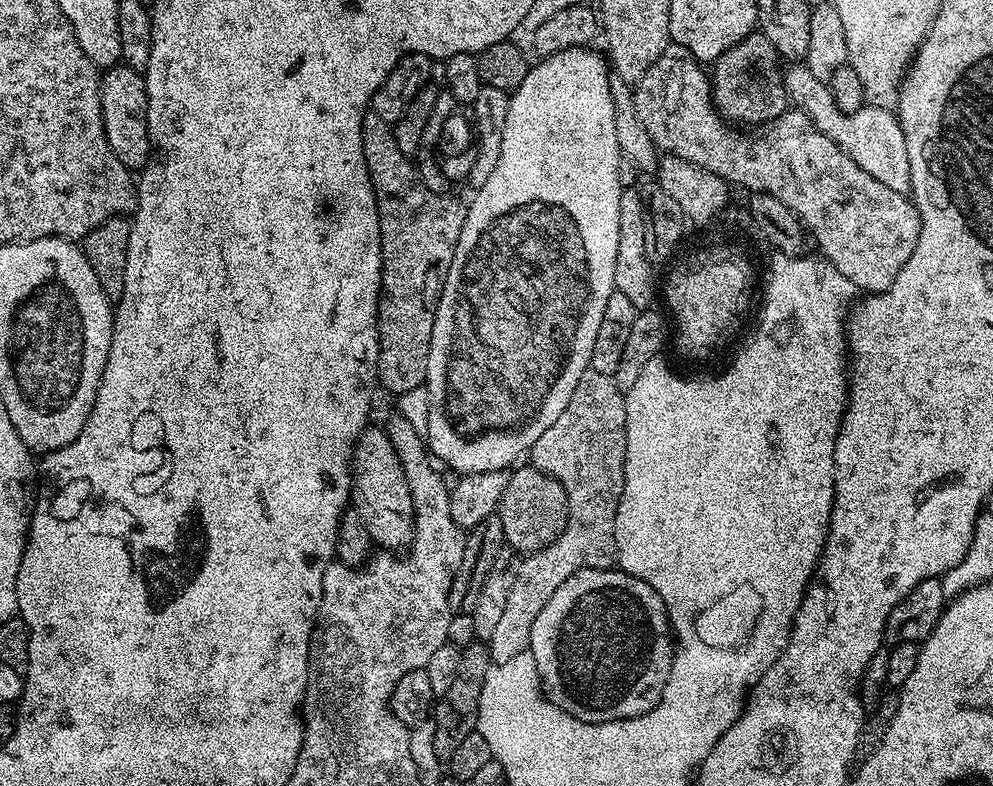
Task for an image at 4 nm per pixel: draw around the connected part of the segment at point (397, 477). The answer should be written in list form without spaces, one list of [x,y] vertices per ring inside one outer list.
[[[365,427],[352,447],[351,507],[370,530],[373,545],[384,550],[404,550],[411,544],[416,530],[416,511],[412,491],[402,462],[383,427]]]

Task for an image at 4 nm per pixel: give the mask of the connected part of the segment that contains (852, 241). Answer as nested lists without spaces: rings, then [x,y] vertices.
[[[669,43],[668,48],[658,58],[658,62],[654,62],[654,66],[650,66],[650,70],[646,70],[646,74],[642,74],[642,78],[635,81],[634,106],[638,110],[638,118],[642,118],[642,126],[646,126],[646,134],[650,134],[650,138],[656,144],[657,149],[661,153],[677,156],[686,162],[694,162],[694,166],[702,166],[706,170],[718,174],[729,185],[735,186],[737,184],[740,188],[749,188],[747,191],[752,194],[765,192],[774,198],[778,198],[778,202],[786,202],[786,206],[790,206],[792,213],[804,225],[807,235],[811,239],[812,236],[816,239],[817,246],[821,248],[819,251],[822,253],[823,259],[829,260],[838,270],[838,274],[844,275],[845,278],[850,278],[852,285],[861,293],[885,292],[894,282],[894,278],[898,278],[902,266],[906,266],[906,262],[910,259],[910,254],[914,254],[914,246],[918,246],[920,211],[916,209],[916,205],[912,203],[908,196],[903,196],[894,190],[889,190],[886,186],[882,186],[882,182],[878,182],[878,178],[870,178],[870,174],[866,174],[866,170],[862,170],[862,166],[858,166],[858,162],[854,162],[837,144],[830,138],[826,138],[826,134],[822,134],[817,130],[812,125],[812,119],[802,111],[789,110],[783,112],[778,118],[774,118],[768,124],[759,125],[755,130],[737,130],[717,112],[715,104],[712,103],[712,81],[706,68],[704,72],[704,68],[705,65],[693,58],[690,50],[686,50],[677,44]]]

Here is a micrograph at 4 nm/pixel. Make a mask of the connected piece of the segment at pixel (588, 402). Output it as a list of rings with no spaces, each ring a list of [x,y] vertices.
[[[591,370],[578,378],[566,410],[558,422],[534,442],[530,450],[531,467],[550,474],[566,490],[568,521],[566,530],[550,546],[525,555],[519,561],[514,590],[506,598],[506,610],[494,634],[486,641],[492,664],[501,664],[529,651],[530,630],[542,606],[550,602],[554,590],[583,568],[610,568],[616,564],[614,514],[624,489],[626,462],[626,402],[613,377]]]

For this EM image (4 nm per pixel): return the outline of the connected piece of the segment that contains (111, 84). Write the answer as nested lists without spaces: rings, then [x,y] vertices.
[[[123,62],[107,69],[100,77],[100,105],[102,106],[102,123],[104,123],[106,142],[118,158],[118,162],[122,162],[129,170],[143,169],[153,155],[152,143],[148,137],[148,95],[143,75]]]

